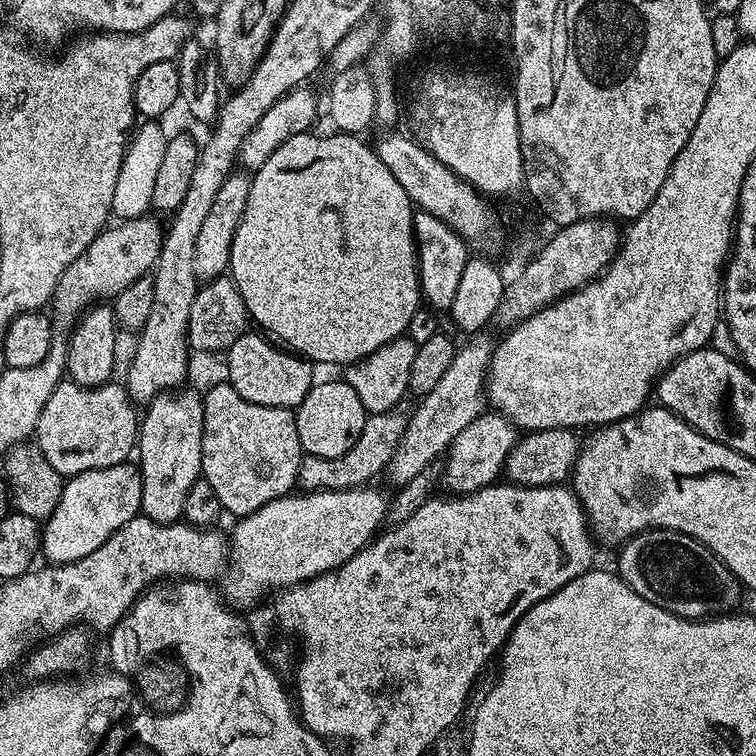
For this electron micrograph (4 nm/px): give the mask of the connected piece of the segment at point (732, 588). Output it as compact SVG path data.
M653 528L651 532L639 532L619 549L620 568L618 575L625 580L640 596L662 606L687 620L706 620L721 614L728 614L740 600L742 585L735 574L724 565L717 556L708 551L708 547L693 536L681 532L668 532L664 528Z

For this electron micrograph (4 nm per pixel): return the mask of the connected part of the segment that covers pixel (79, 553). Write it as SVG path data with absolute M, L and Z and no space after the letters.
M125 462L123 464L115 464L109 468L99 468L98 470L86 470L80 472L77 476L71 477L65 483L62 490L62 498L58 502L58 506L55 510L48 515L48 519L43 521L42 524L42 556L45 556L45 561L51 562L53 565L69 564L74 562L78 558L86 558L86 554L94 554L94 550L98 550L98 546L102 546L102 542L106 542L115 532L117 532L122 526L126 526L126 522L130 522L135 516L141 515L140 503L142 502L142 478L140 477L139 467L135 463Z

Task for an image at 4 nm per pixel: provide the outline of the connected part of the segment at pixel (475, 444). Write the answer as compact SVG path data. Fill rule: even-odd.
M485 410L480 413L458 438L452 440L447 450L446 459L442 464L442 484L444 492L465 496L477 492L480 488L487 488L501 479L504 472L504 463L508 461L510 450L514 450L518 439L518 429L507 416L501 416L495 410ZM448 460L448 461L447 461Z

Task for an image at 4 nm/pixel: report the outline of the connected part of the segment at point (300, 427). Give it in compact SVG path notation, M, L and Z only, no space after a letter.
M342 378L324 380L313 383L311 390L302 398L302 402L294 409L298 442L305 453L308 452L317 461L322 458L338 458L346 454L358 442L358 434L362 434L362 426L366 413L358 394L354 394L354 386L350 386Z

